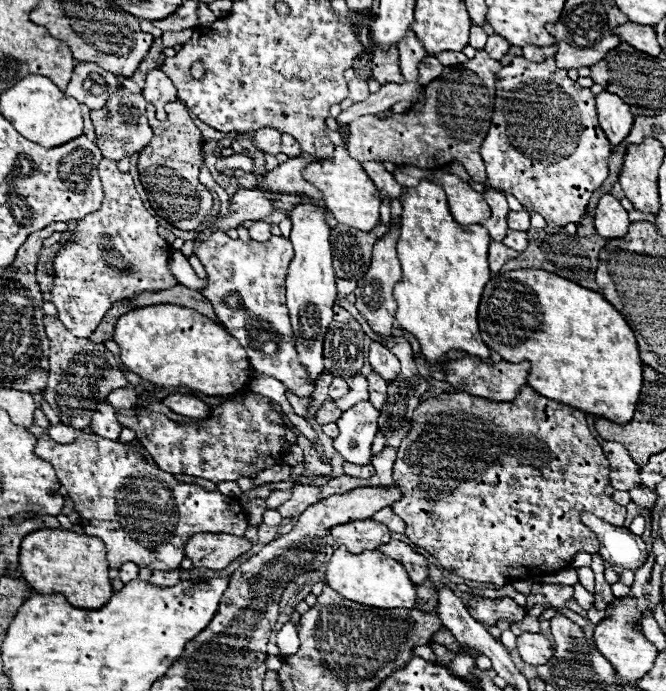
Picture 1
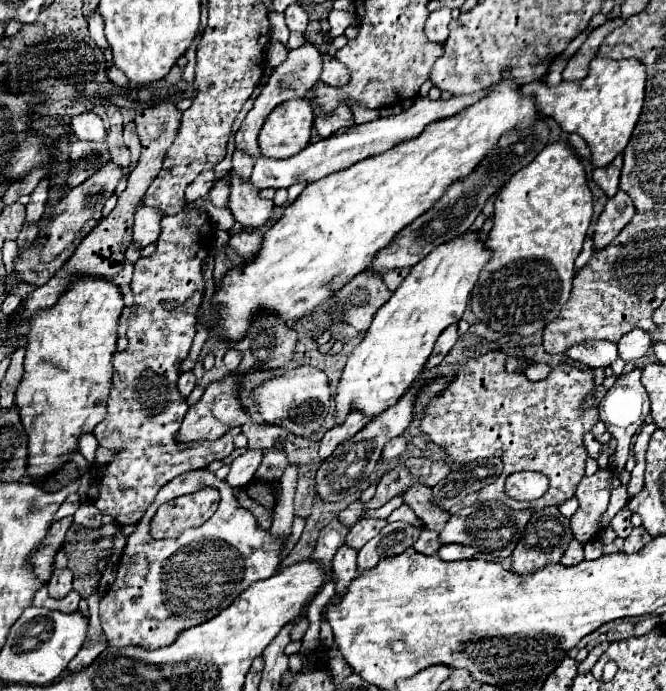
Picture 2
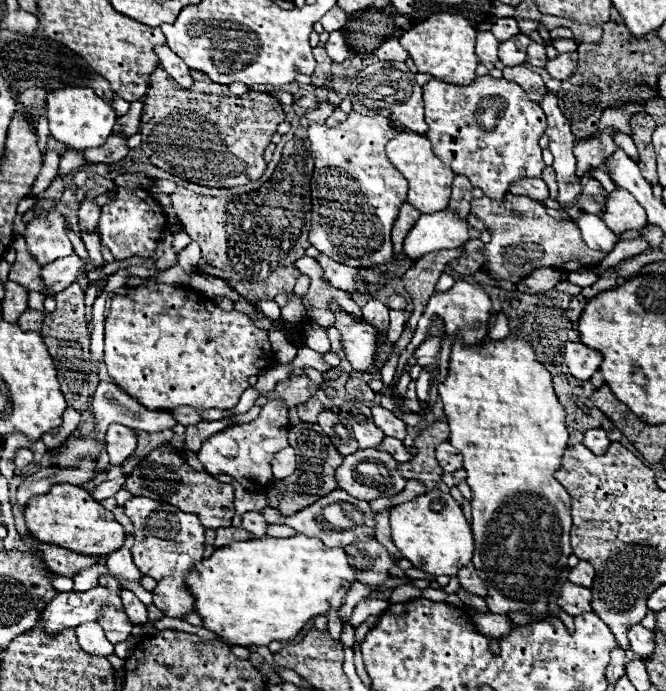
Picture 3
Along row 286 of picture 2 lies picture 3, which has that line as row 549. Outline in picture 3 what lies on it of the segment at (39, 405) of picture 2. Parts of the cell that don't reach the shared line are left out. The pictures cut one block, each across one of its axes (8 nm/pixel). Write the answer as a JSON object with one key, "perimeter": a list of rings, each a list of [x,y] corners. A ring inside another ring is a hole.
{"perimeter":[[[54,484],[48,494],[32,496],[24,508],[24,518],[30,534],[46,544],[54,544],[76,554],[92,554],[106,558],[112,550],[120,550],[126,532],[114,520],[114,514],[102,508],[84,488],[74,484]]]}

